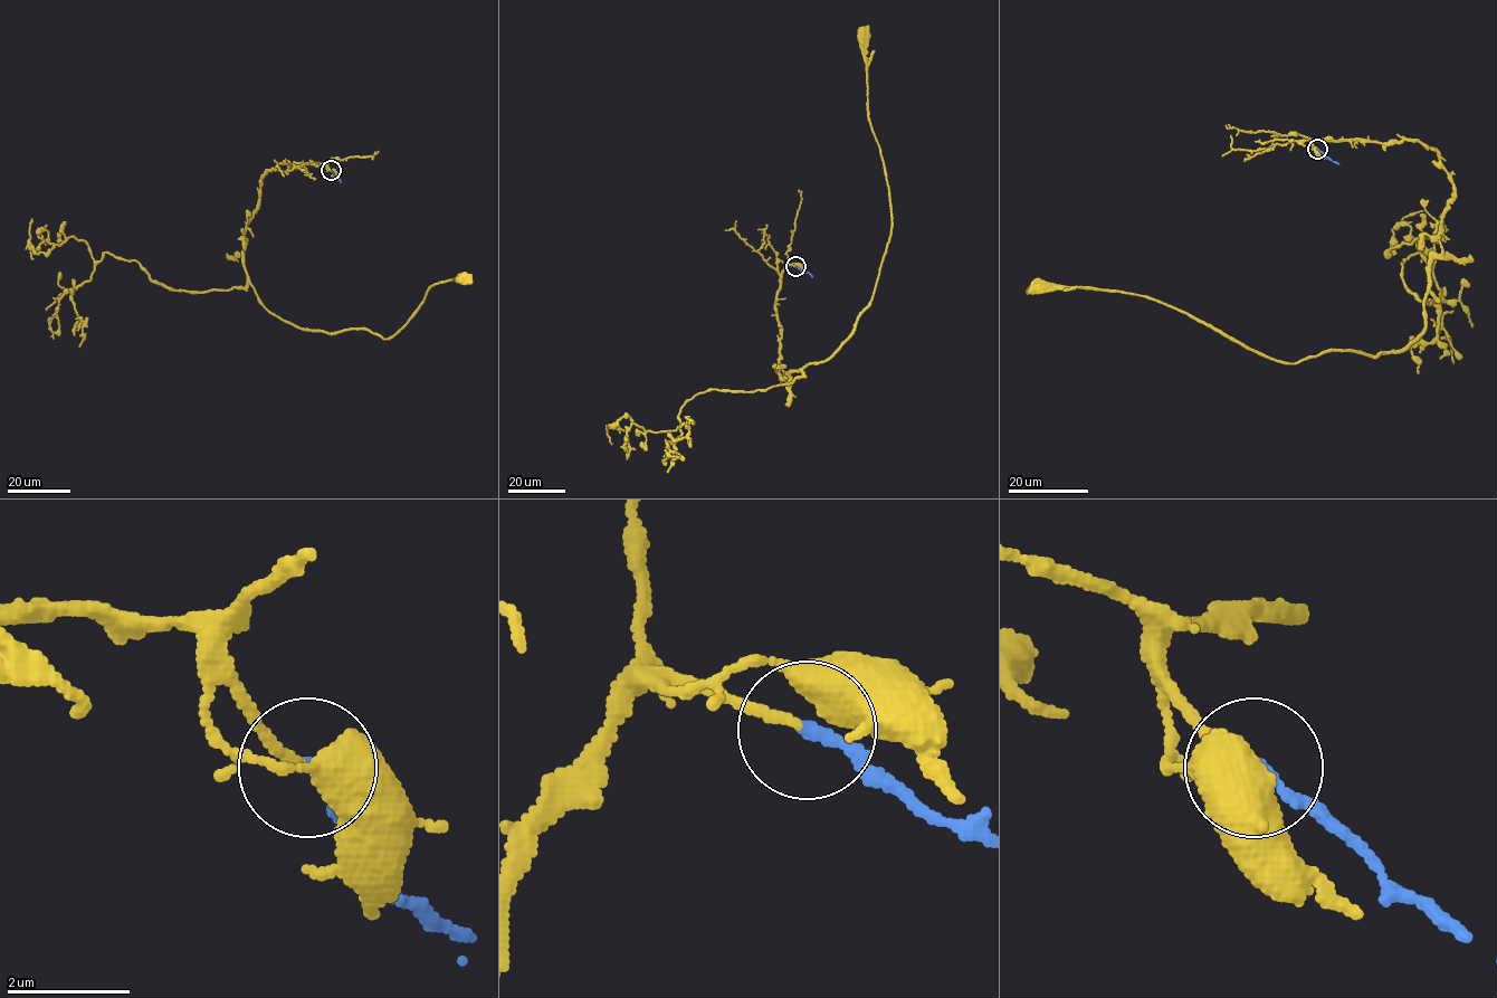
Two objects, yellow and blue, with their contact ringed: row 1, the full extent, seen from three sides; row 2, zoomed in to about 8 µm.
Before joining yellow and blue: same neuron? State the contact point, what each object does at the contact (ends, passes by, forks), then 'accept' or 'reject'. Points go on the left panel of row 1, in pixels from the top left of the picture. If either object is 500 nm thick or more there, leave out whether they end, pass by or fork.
(331, 170) | yellow ends | blue ends | accept

